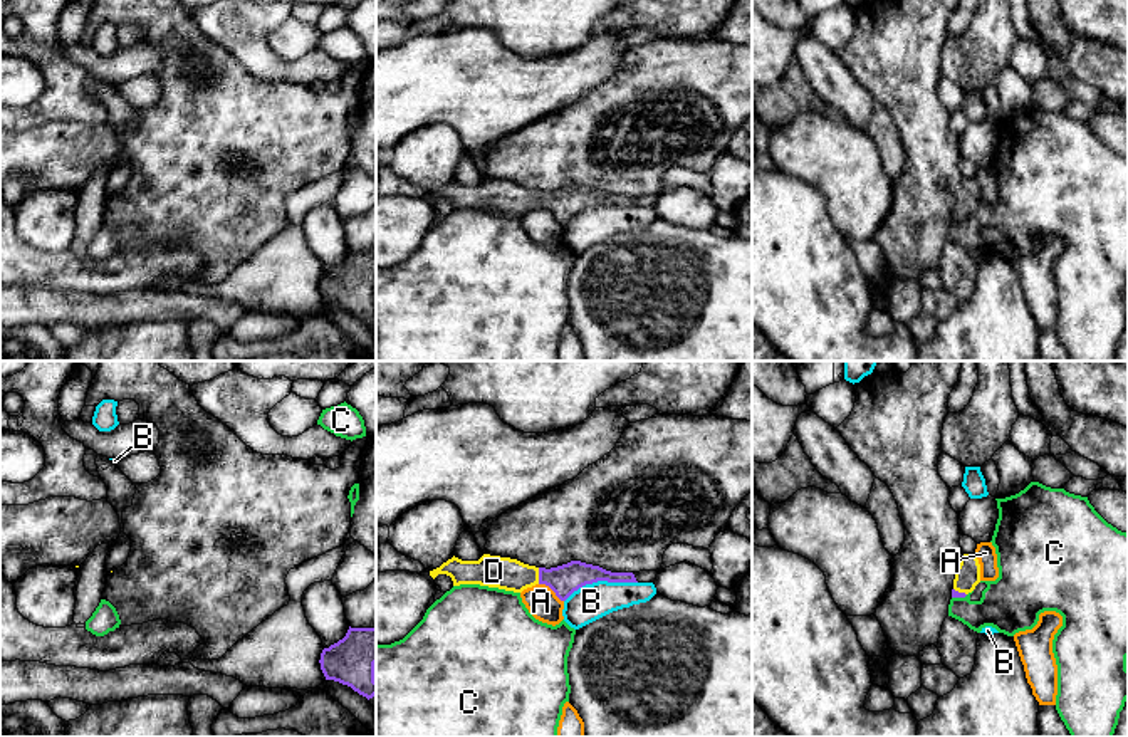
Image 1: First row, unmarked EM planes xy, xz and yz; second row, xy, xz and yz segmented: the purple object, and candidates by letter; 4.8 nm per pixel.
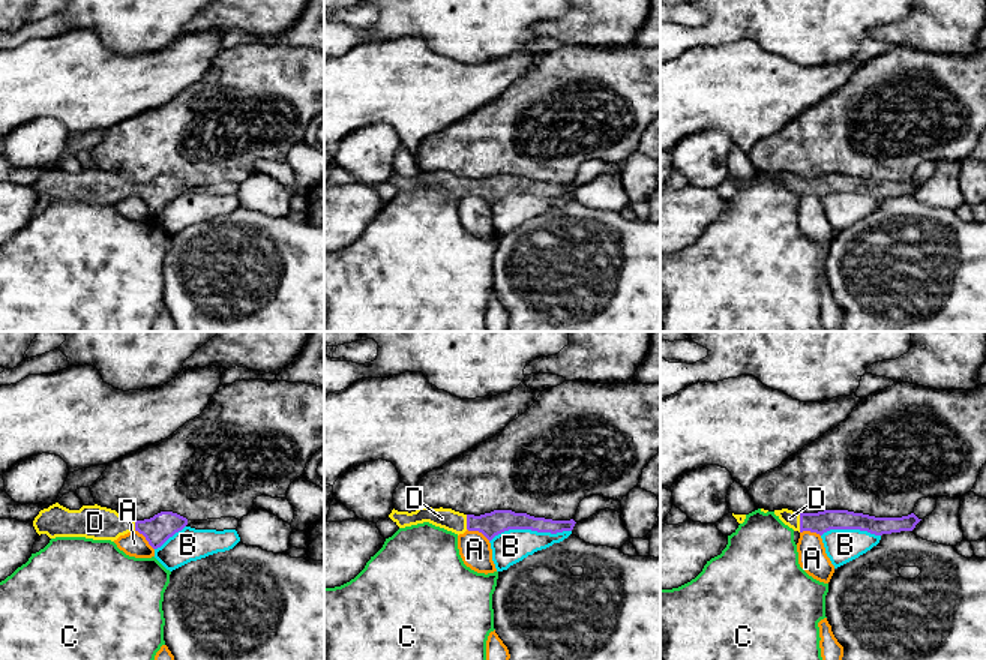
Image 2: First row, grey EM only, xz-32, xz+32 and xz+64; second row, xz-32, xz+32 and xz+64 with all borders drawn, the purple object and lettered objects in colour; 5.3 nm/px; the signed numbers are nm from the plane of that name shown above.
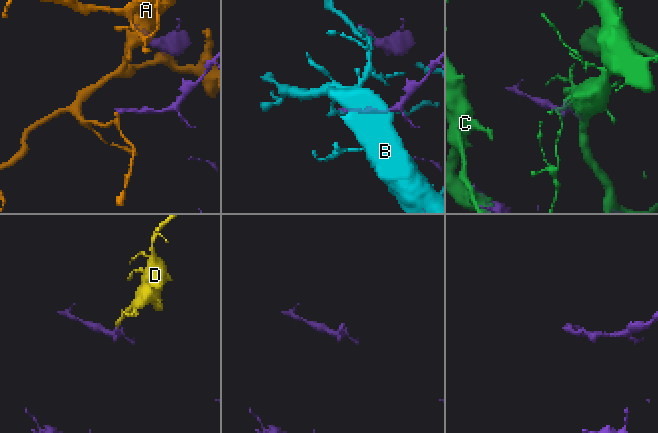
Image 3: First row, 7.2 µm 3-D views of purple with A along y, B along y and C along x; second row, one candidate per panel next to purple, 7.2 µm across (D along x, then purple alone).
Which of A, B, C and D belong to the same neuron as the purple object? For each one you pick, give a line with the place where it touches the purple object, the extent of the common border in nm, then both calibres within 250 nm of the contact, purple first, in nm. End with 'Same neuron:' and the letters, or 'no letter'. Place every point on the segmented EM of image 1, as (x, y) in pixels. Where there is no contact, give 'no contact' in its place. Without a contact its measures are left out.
D: meets purple in xz at (539, 576); contact 80 nm long; 150 nm thick on the purple side, 160 nm on the other
Same neuron: D

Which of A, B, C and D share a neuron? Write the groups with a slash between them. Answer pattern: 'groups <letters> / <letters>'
groups A / B / C / D

